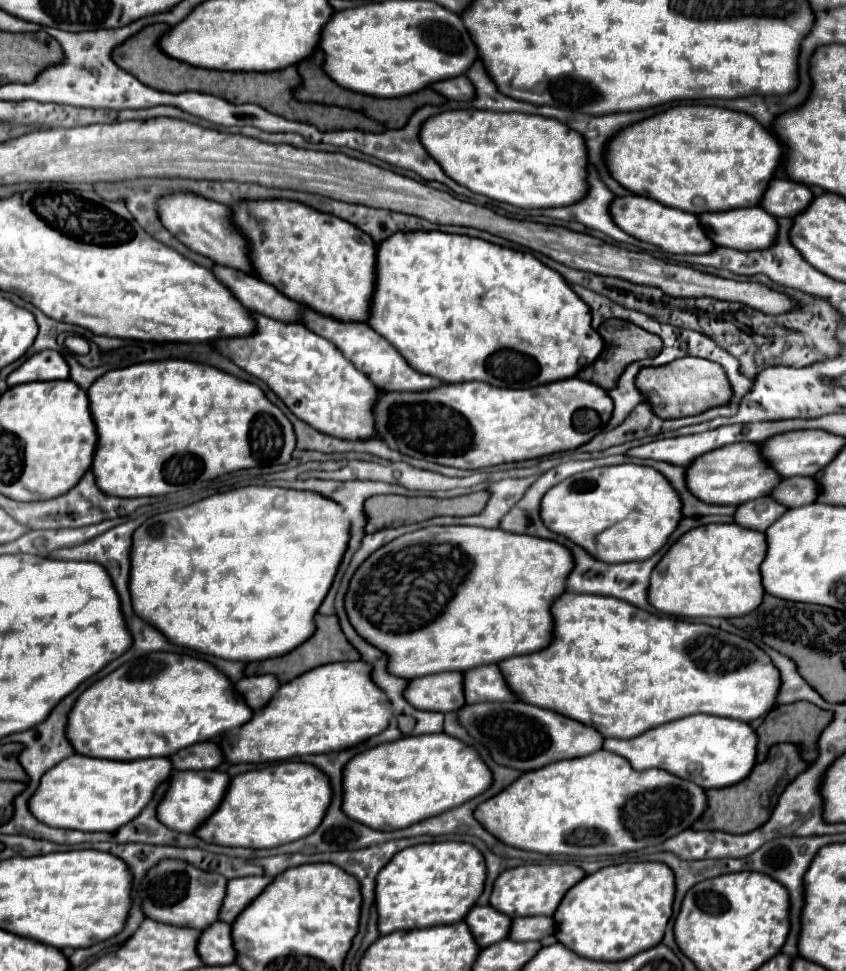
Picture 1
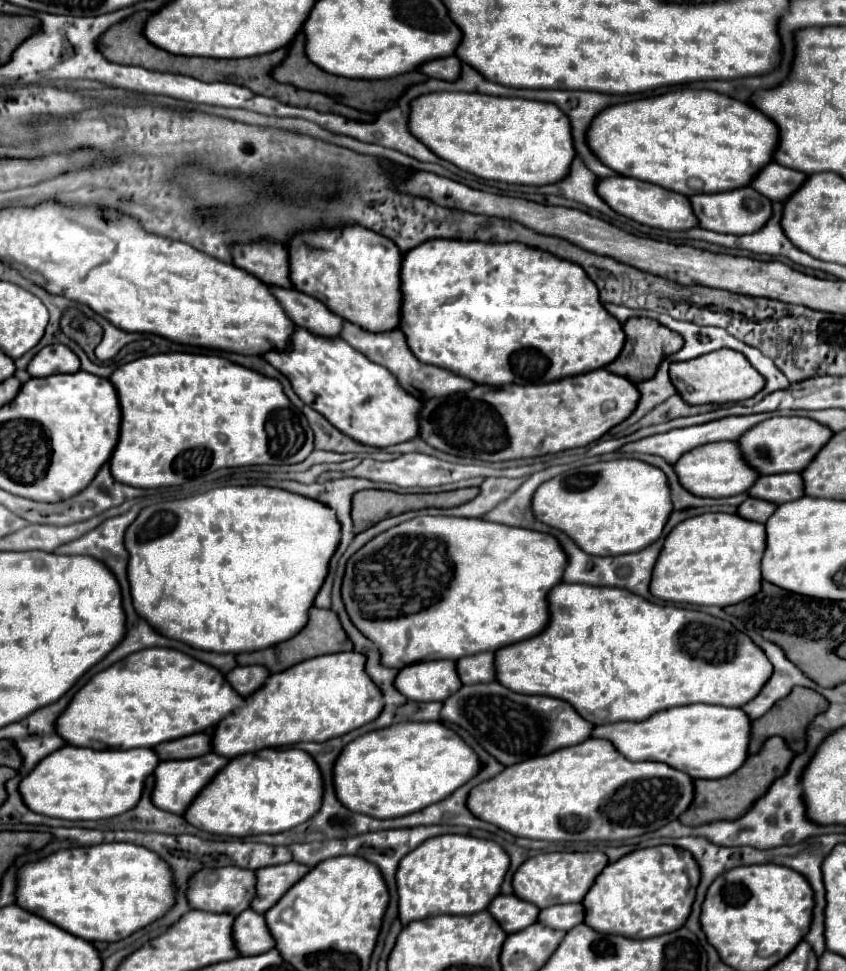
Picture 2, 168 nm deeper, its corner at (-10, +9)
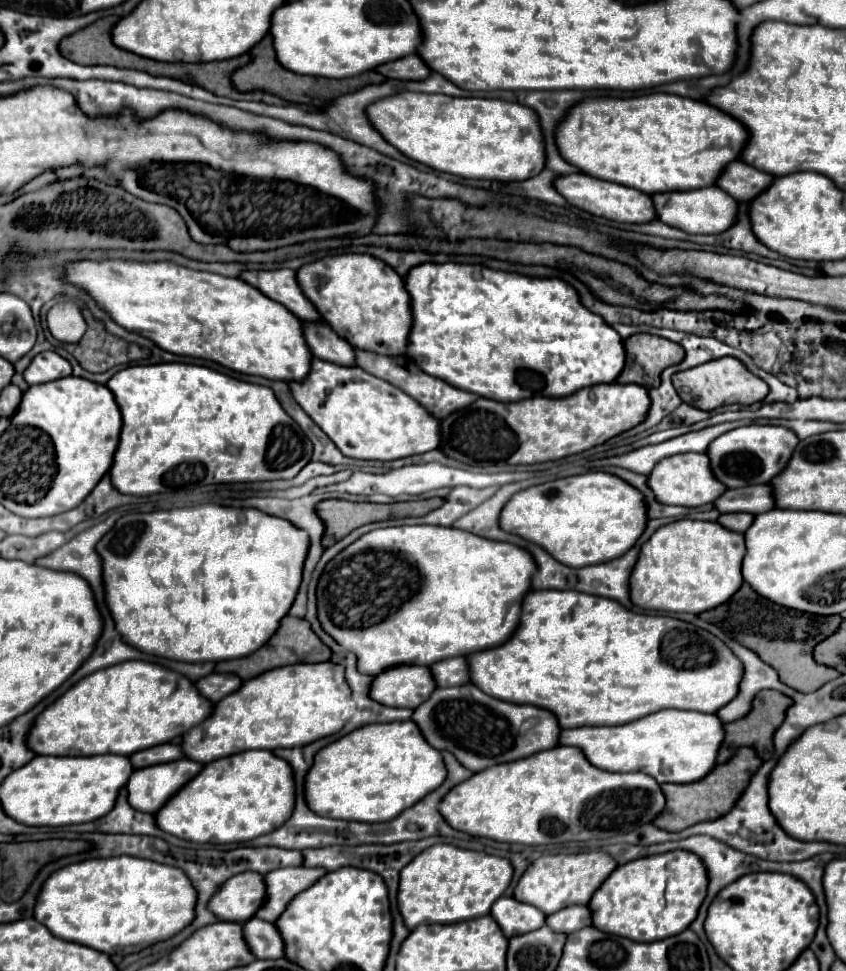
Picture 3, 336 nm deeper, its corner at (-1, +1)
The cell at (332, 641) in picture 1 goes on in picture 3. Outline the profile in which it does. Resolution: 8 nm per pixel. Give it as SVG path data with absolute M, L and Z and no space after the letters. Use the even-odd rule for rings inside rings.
M283 617L279 629L275 631L275 635L269 639L267 645L263 645L261 649L257 649L253 655L247 655L243 659L235 659L235 661L219 661L215 665L215 671L219 673L235 673L237 677L251 679L255 675L261 675L267 669L273 667L281 667L281 665L293 665L293 663L321 663L321 661L329 661L331 657L331 649L327 645L323 645L317 635L311 631L309 623L305 619L299 617Z

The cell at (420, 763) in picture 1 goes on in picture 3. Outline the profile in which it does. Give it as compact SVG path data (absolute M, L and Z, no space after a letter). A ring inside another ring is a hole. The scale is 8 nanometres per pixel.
M413 721L363 725L317 751L305 775L305 801L313 813L321 813L323 817L381 823L421 801L445 777L447 769L439 751L423 739Z

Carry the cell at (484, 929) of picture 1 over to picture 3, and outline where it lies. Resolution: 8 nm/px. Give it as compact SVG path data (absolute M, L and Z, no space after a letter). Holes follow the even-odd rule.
M513 897L497 899L491 907L491 915L503 929L505 937L515 937L541 929L547 919L547 915L541 913L537 907L529 903L519 903Z

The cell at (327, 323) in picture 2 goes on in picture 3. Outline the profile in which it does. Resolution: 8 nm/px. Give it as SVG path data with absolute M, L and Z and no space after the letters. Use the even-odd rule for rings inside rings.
M303 323L305 325L305 339L311 347L315 357L325 361L333 361L335 365L355 365L353 347L337 337L337 333L327 323Z

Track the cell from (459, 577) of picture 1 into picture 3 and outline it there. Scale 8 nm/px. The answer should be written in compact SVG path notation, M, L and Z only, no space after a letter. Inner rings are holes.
M413 525L413 527L385 527L385 529L395 529L395 531L373 529L365 535L361 535L355 543L345 547L341 553L337 553L325 565L325 569L319 577L319 583L317 583L317 591L315 591L317 619L323 627L323 631L327 631L341 647L345 647L357 655L357 669L361 669L361 673L375 677L381 671L395 667L395 665L431 665L431 663L437 663L437 661L449 659L449 657L493 649L493 647L505 643L513 635L513 631L519 623L521 599L529 591L529 583L531 583L533 569L535 569L535 563L531 561L533 557L529 553L525 553L525 549L521 549L517 545L509 545L509 543L489 541L489 539L483 539L483 537L477 537L473 533L465 533L465 531L453 529L453 527Z

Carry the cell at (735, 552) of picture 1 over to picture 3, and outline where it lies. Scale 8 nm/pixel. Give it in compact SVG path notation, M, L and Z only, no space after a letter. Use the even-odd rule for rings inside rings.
M673 521L659 527L641 547L641 557L629 577L629 599L651 611L703 613L725 603L743 583L741 561L745 539L741 533L707 521Z

